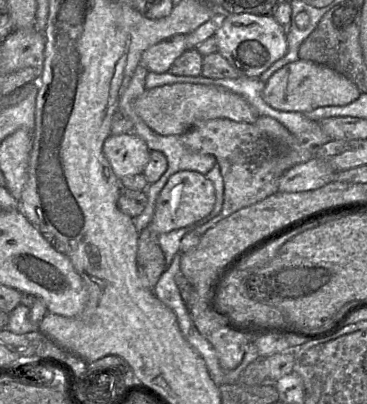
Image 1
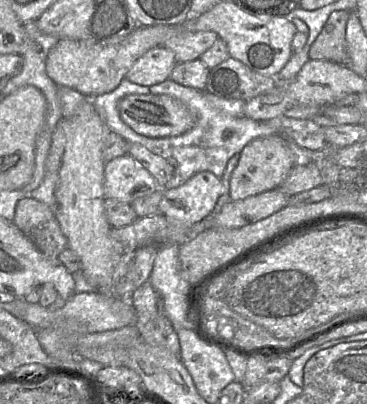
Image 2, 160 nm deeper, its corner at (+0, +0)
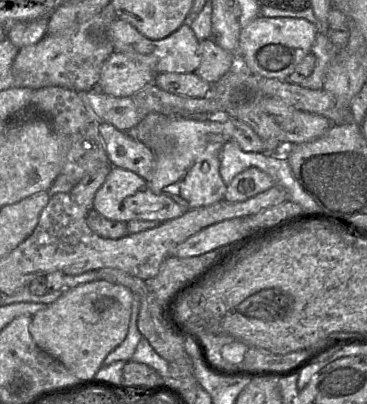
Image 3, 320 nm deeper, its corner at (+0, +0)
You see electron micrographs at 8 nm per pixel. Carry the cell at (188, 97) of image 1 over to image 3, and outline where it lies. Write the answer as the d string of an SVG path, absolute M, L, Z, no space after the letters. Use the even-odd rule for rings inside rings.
M91 90L85 94L85 100L101 122L122 131L136 128L145 116L131 97L113 97L100 90Z

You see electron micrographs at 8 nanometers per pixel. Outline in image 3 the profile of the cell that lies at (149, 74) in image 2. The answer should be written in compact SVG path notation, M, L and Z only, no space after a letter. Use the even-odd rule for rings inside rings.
M114 52L104 63L98 90L113 97L132 97L154 83L156 74L124 53Z

